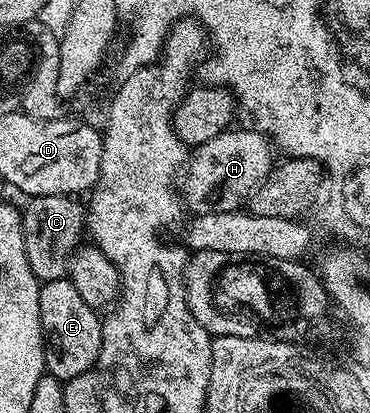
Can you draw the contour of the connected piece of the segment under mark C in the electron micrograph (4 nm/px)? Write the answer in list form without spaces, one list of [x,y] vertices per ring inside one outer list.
[[[44,195],[29,198],[21,210],[22,234],[24,235],[24,255],[28,255],[28,267],[38,282],[51,281],[66,277],[70,268],[70,259],[79,245],[83,244],[86,227],[86,210],[83,202],[73,196]]]

